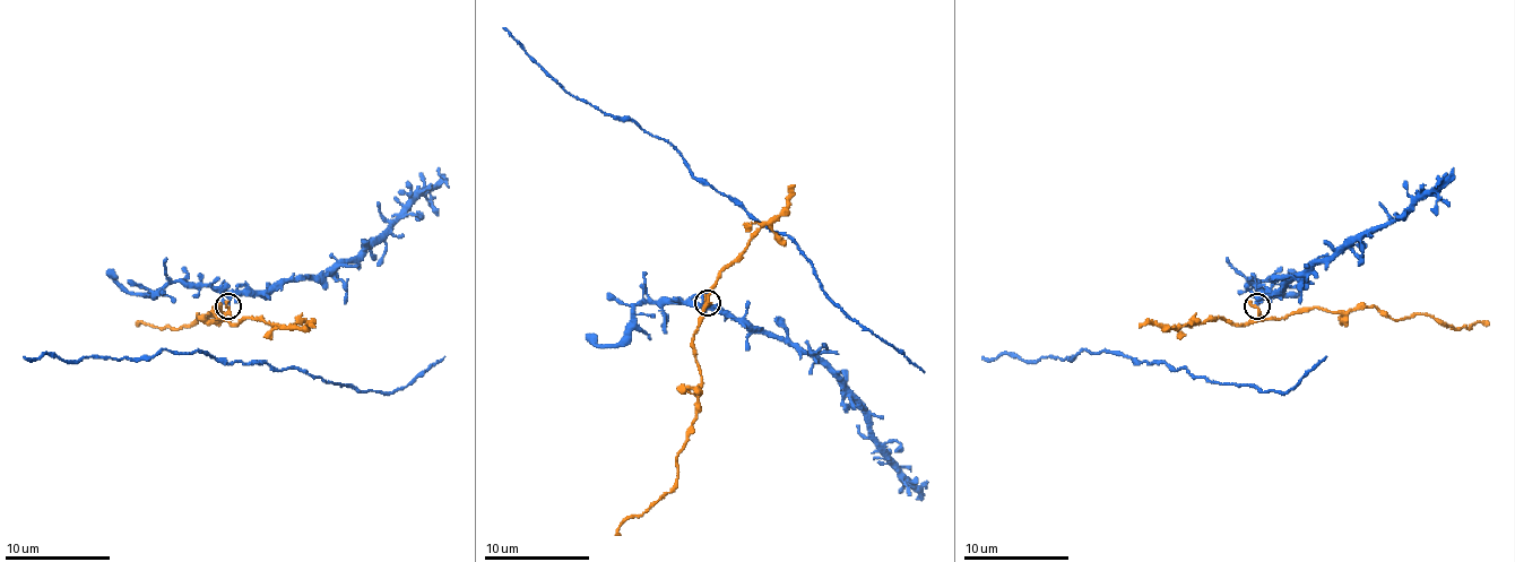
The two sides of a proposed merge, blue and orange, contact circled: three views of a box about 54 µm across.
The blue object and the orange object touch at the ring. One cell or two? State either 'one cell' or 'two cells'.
two cells

